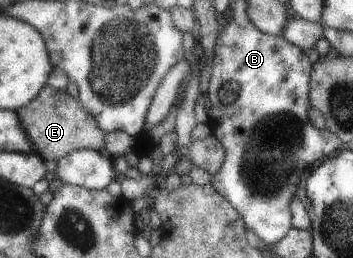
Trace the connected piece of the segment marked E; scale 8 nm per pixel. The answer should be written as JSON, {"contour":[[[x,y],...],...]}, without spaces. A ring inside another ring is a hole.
{"contour":[[[45,84],[39,95],[16,110],[19,123],[29,137],[35,151],[45,161],[55,160],[79,149],[103,151],[105,147],[105,131],[97,125],[97,121],[85,111],[79,98],[67,95],[65,90],[57,90]]]}

